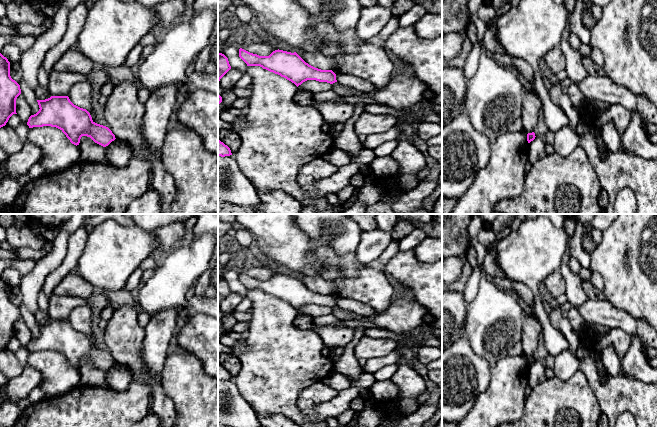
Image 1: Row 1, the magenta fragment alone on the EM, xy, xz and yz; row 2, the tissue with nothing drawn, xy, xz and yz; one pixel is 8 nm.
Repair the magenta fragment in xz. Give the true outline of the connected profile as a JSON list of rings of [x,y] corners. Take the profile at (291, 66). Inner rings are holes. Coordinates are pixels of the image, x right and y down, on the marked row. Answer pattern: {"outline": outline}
{"outline": [[[242,48],[239,57],[247,66],[260,66],[280,75],[294,83],[297,87],[307,80],[316,80],[333,84],[337,82],[332,70],[321,70],[306,63],[296,52],[275,50],[269,56],[259,56]]]}

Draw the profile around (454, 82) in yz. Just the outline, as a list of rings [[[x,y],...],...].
[[[450,66],[442,69],[442,128],[463,113],[467,82],[463,69]]]

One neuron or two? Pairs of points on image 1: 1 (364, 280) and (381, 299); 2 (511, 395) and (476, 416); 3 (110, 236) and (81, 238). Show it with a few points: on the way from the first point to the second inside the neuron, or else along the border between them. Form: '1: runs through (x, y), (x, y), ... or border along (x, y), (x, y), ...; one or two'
1: runs through (369, 285), (378, 294); one
2: runs through (502, 401), (485, 415); one
3: border along (89, 233), (83, 252), (78, 260); two

